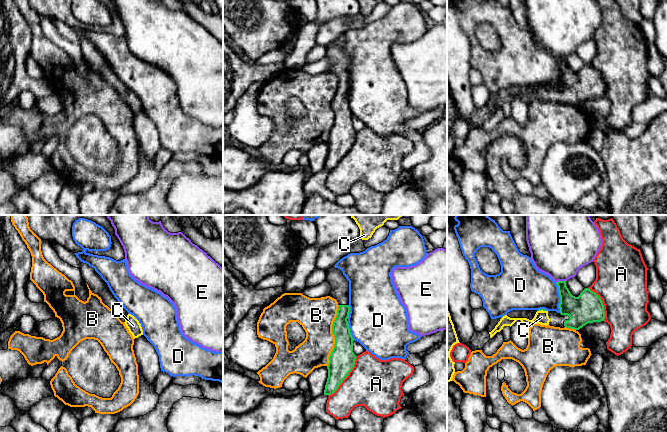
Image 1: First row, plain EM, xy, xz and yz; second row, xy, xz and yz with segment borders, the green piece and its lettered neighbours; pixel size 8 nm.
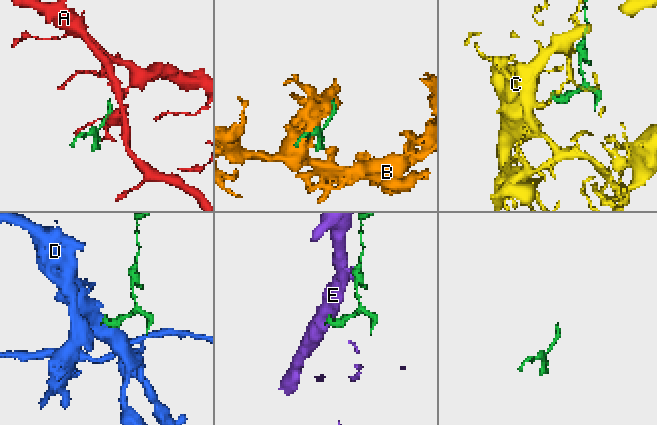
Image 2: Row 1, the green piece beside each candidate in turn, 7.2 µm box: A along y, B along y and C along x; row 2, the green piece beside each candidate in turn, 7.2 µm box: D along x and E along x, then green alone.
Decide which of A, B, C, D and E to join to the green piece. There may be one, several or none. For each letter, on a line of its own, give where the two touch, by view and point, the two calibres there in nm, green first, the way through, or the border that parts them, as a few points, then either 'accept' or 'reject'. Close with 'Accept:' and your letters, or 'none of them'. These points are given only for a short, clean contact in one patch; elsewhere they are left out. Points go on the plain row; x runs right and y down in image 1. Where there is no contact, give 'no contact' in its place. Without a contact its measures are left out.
A: contact xz (346, 152); calibres 200 and 400 nm; reject
B: contact xz (334, 112); calibres 200 and 280 nm; reject
C: contact yz (542, 85); calibres 20 and 110 nm; way yz (539, 85), (542, 85), (541, 93); accept
D: contact yz (560, 73); calibres 240 and 340 nm; reject
E: contact yz (560, 57); calibres 180 and 440 nm; border yz (565, 56), (556, 58); reject
Accept: C

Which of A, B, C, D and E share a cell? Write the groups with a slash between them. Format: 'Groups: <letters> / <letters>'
Groups: A / B / C / D / E

